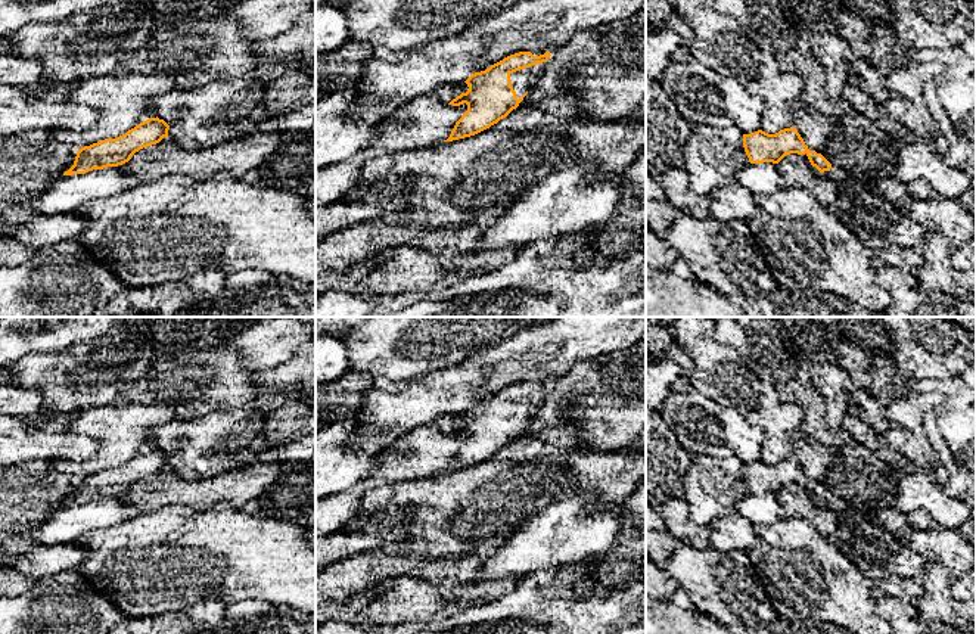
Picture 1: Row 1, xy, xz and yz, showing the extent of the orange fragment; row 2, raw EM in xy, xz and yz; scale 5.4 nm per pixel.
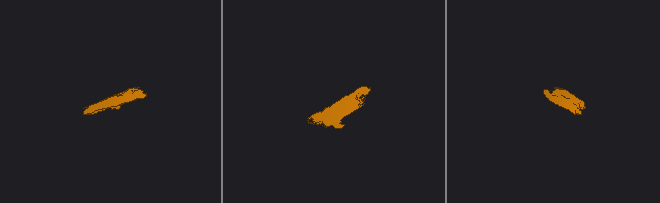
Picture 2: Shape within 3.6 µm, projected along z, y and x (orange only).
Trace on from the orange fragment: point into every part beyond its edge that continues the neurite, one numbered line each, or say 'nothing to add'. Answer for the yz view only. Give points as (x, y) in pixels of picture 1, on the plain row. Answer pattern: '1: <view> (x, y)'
nothing to add

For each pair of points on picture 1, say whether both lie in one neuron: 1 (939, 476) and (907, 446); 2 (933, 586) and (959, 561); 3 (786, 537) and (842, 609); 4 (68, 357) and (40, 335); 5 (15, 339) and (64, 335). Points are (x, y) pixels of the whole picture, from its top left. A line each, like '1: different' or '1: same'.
1: same
2: different
3: same
4: different
5: same

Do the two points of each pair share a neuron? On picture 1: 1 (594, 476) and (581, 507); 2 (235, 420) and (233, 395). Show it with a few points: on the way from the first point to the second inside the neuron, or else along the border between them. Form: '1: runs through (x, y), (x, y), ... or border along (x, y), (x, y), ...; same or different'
1: border along (581, 491), (588, 491), (600, 503), (615, 504); different
2: border along (260, 391), (245, 403), (217, 409), (207, 415); different

